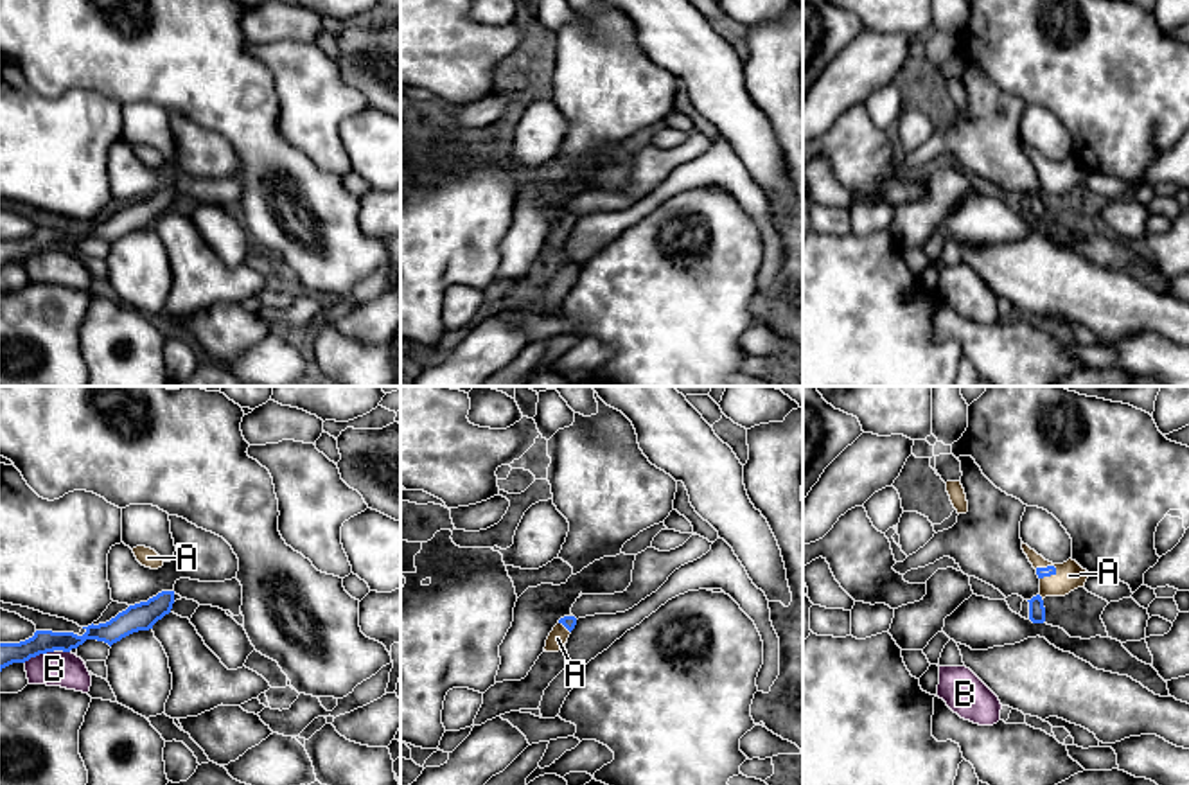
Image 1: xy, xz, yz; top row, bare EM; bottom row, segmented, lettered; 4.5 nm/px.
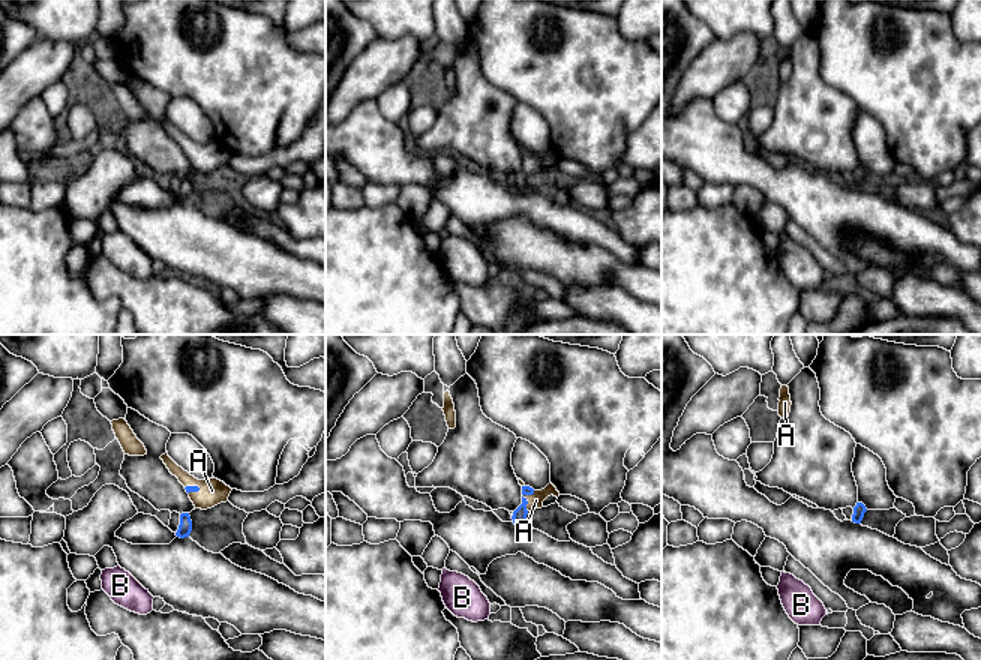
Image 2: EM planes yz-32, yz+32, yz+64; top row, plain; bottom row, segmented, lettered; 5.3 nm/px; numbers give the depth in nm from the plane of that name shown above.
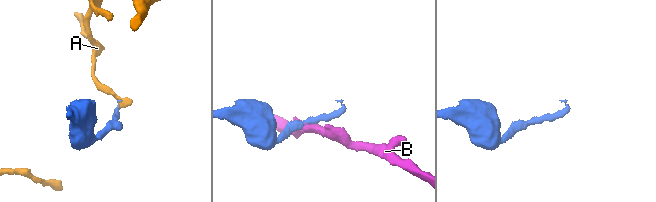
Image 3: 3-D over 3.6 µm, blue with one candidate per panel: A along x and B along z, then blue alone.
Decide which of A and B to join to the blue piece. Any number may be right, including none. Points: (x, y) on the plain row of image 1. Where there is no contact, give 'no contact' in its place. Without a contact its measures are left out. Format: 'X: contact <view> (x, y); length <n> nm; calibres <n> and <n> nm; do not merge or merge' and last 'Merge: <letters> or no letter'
A: contact yz (1048, 164); length 110 nm; calibres 50 and 130 nm; merge
B: contact xy (38, 252); length 140 nm; calibres 100 and 160 nm; do not merge
Merge: A

